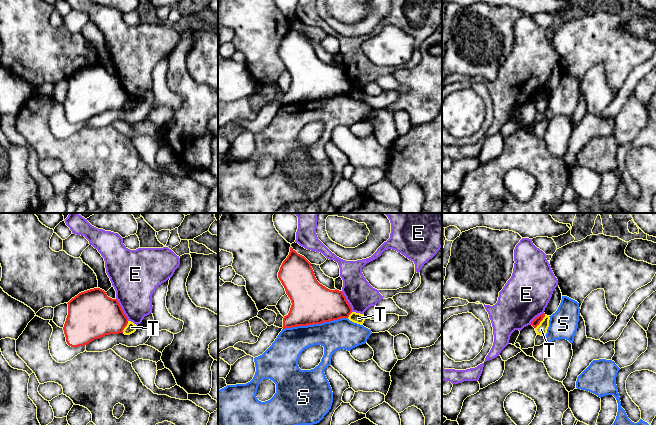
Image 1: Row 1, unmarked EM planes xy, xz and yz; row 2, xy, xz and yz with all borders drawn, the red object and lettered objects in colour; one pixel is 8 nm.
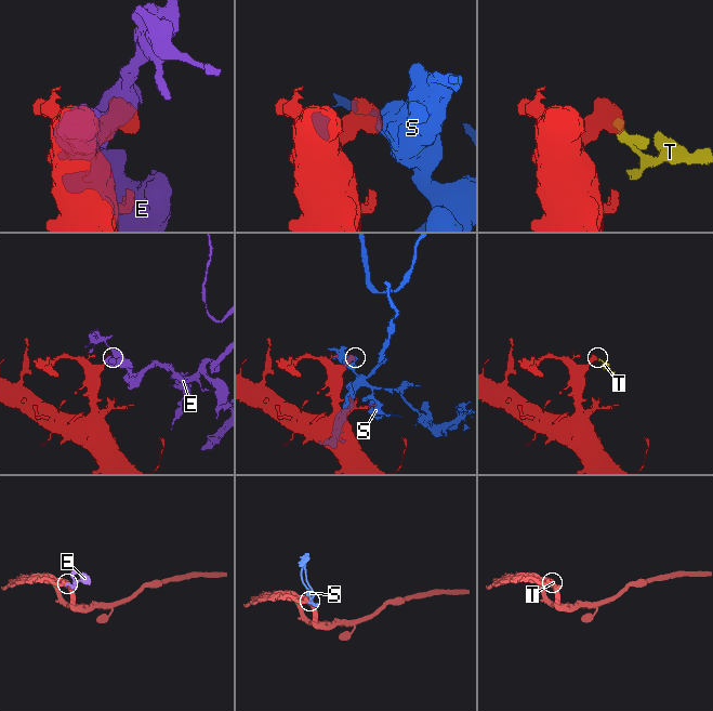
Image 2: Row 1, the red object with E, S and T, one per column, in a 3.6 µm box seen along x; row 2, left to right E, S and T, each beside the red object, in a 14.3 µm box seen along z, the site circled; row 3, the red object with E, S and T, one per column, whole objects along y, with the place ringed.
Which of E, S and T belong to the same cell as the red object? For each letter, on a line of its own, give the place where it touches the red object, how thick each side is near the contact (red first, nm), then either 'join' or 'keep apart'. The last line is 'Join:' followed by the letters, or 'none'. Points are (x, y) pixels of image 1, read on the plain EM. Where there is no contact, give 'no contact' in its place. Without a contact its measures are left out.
E: xy (121, 85) | 380/340 nm | keep apart
S: xz (315, 99) | 340/240 nm | keep apart
T: yz (540, 97) | 60/90 nm | keep apart
Join: none

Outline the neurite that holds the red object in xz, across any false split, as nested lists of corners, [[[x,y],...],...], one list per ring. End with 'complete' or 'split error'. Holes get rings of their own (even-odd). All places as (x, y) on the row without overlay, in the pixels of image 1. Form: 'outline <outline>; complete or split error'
outline [[[292,23],[280,43],[278,54],[292,79],[289,89],[283,94],[283,105],[348,94],[352,89],[352,84],[343,68],[337,65],[330,66],[320,60],[315,53],[311,39]]]; complete

